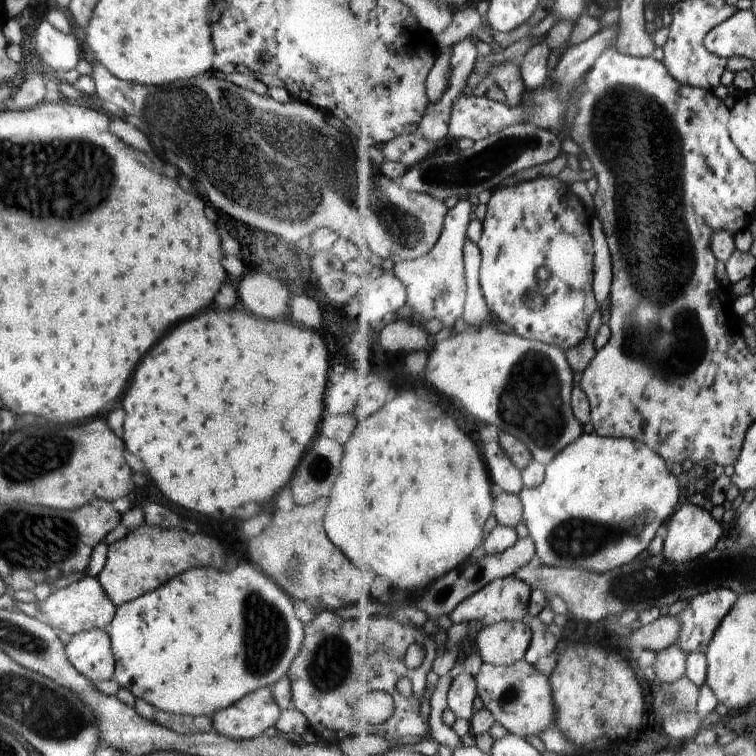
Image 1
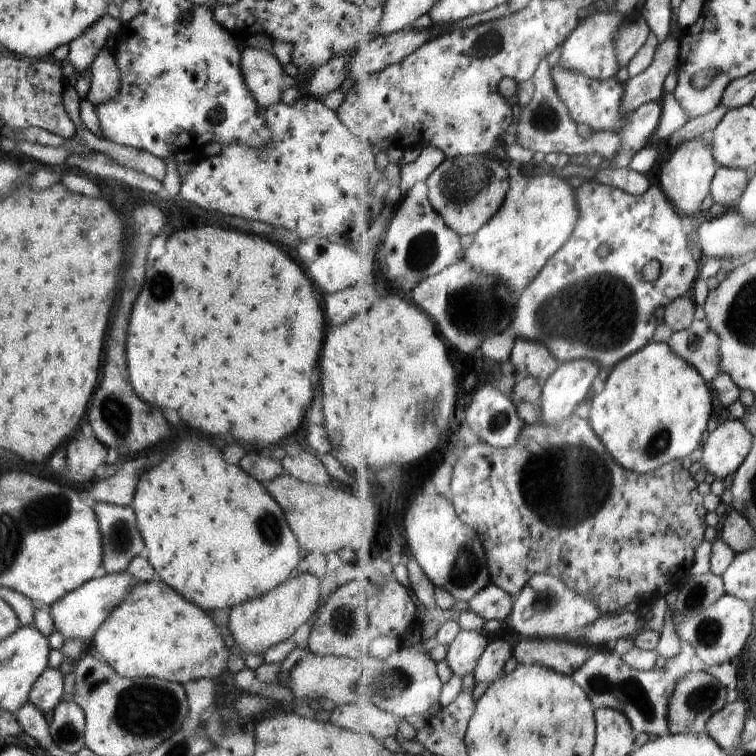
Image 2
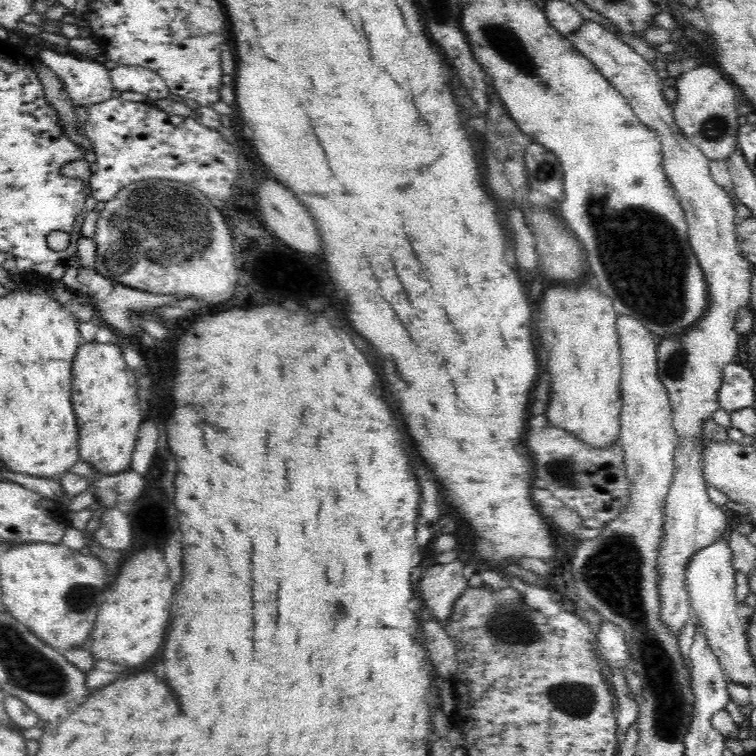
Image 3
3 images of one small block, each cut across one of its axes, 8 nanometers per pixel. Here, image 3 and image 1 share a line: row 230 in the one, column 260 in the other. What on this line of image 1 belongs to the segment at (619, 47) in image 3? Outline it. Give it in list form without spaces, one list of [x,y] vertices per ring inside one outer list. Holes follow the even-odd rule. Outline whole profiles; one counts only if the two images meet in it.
[[[262,687],[228,708],[216,711],[211,719],[214,732],[234,740],[250,740],[262,735],[270,726],[275,726],[280,715],[281,710],[271,687]]]

